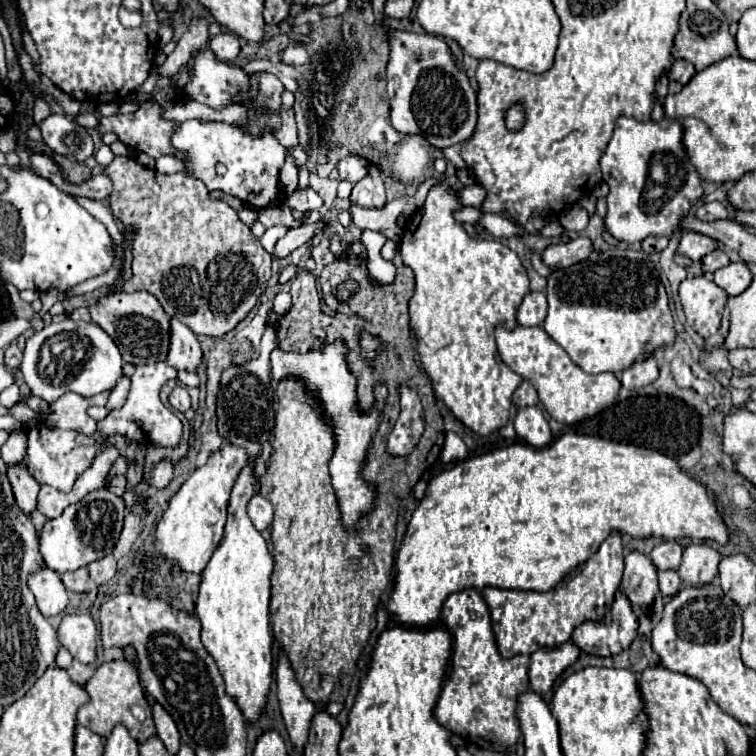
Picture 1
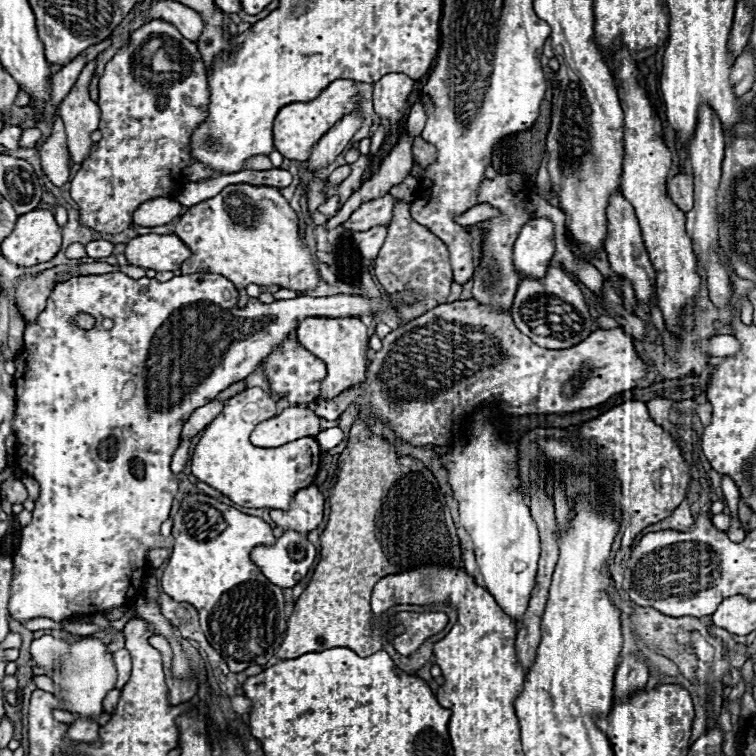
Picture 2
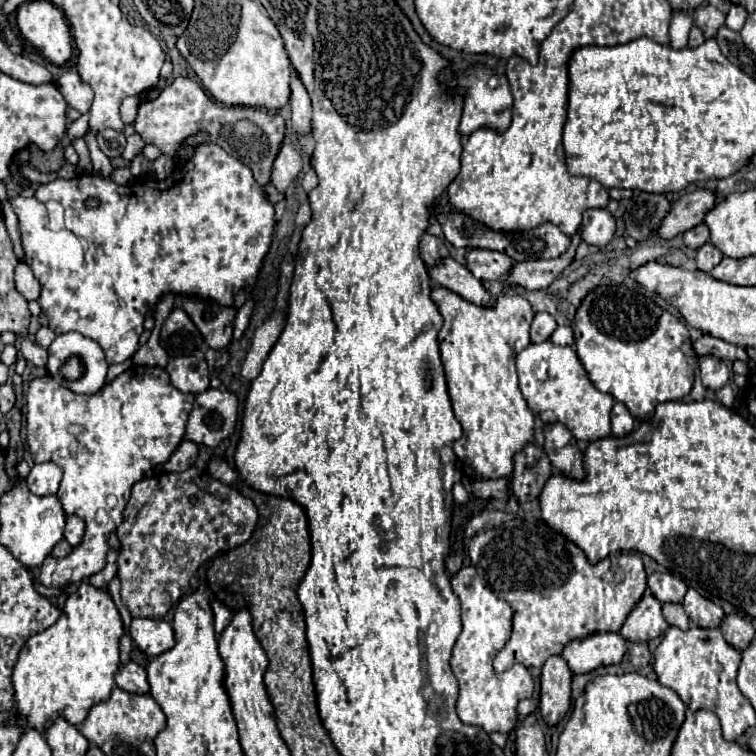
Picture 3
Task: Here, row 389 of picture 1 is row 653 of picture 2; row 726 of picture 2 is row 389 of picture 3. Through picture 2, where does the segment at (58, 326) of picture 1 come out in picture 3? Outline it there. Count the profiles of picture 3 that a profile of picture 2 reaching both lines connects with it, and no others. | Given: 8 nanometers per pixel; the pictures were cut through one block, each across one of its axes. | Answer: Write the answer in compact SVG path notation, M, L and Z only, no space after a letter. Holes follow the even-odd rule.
M66 332L66 334L56 336L56 340L48 348L48 364L46 364L46 368L48 368L48 374L56 382L64 384L66 388L70 388L76 394L94 394L94 392L98 392L104 386L106 372L108 372L106 358L104 358L104 352L98 346L98 342L92 340L92 338L82 336L80 332ZM72 360L76 360L76 368L78 368L78 374L74 378L66 372L66 366Z

